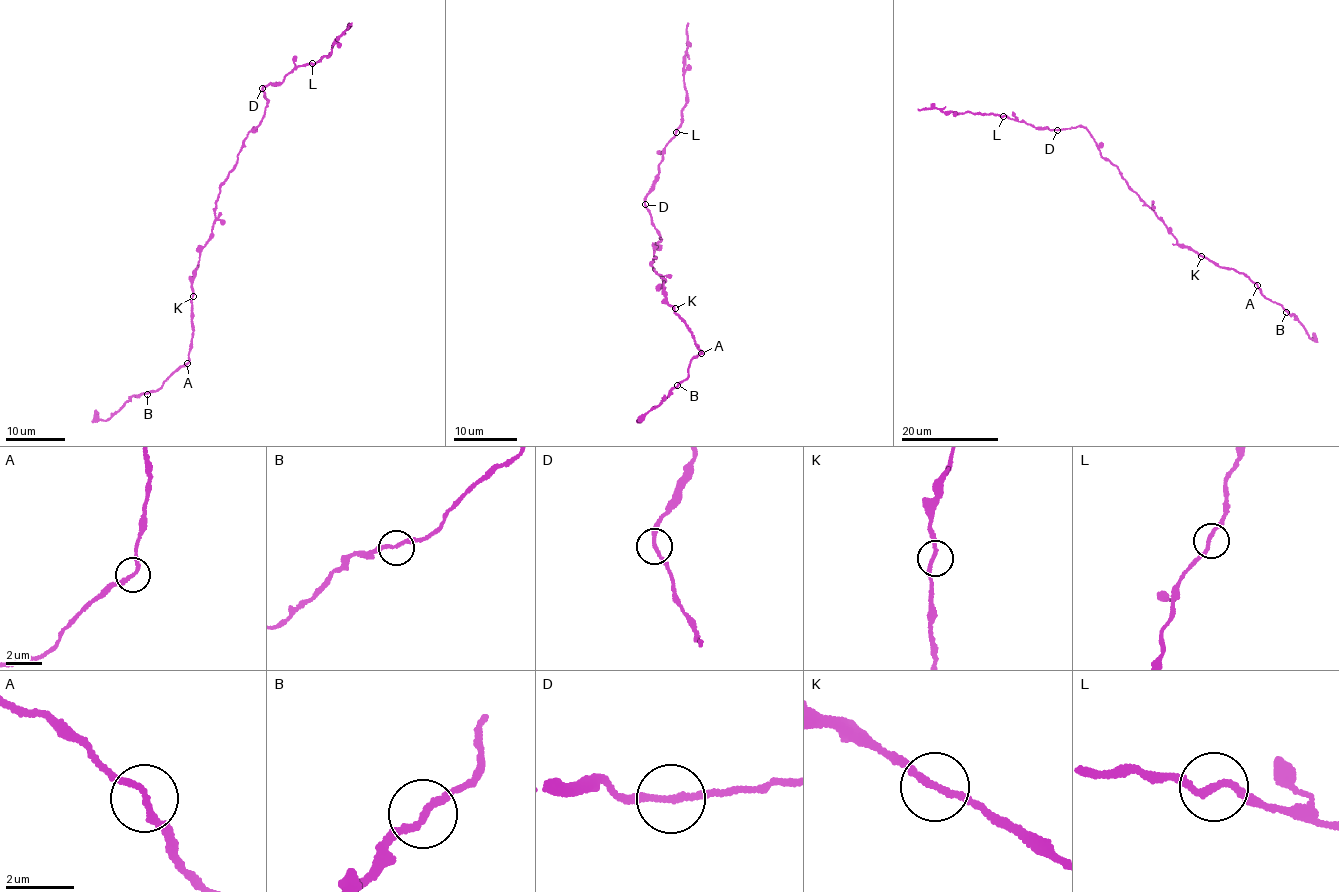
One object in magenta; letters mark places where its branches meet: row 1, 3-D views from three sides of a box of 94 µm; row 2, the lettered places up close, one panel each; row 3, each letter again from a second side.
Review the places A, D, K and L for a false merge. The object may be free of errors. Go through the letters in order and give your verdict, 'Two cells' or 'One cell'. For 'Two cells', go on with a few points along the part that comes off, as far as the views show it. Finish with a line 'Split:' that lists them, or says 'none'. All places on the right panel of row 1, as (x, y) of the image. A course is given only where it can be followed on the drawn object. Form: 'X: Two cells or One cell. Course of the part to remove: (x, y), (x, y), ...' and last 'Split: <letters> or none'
A: Two cells. Course of the part to remove: (1257, 284), (1266, 298), (1296, 316), (1309, 337), (1314, 337), (1313, 332)
D: One cell
K: One cell
L: One cell
Split: A

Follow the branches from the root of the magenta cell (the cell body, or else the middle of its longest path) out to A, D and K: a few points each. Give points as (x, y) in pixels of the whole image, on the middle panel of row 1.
A: (652, 263), (663, 278), (664, 283), (661, 285), (664, 289), (664, 301), (685, 323), (702, 354)
D: (652, 263), (656, 257), (651, 245), (661, 239), (645, 204)
K: (652, 263), (663, 278), (664, 283), (661, 285), (664, 289), (664, 301), (675, 308)

